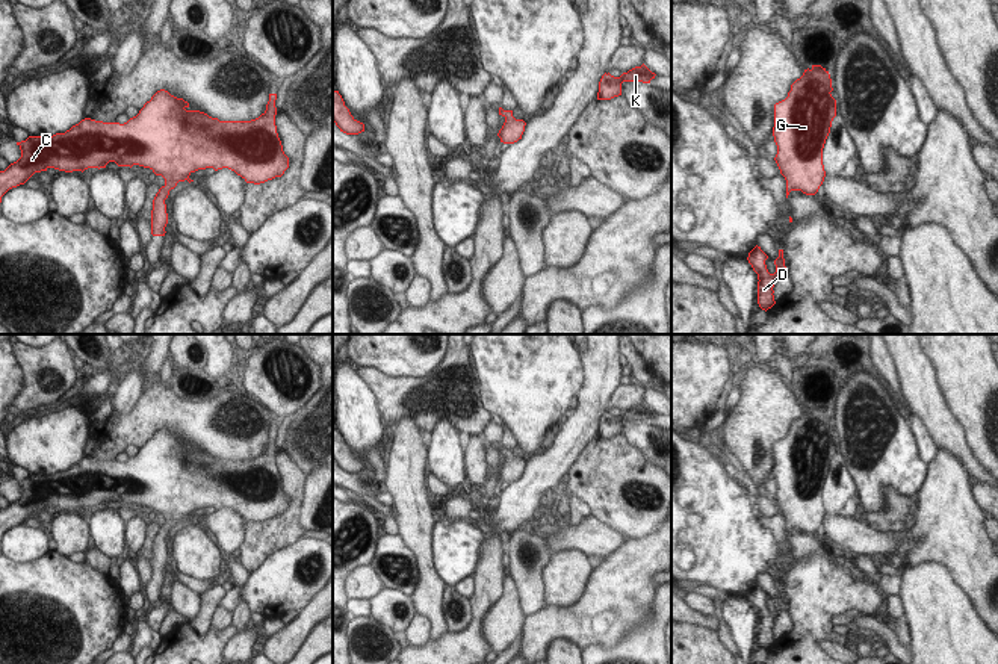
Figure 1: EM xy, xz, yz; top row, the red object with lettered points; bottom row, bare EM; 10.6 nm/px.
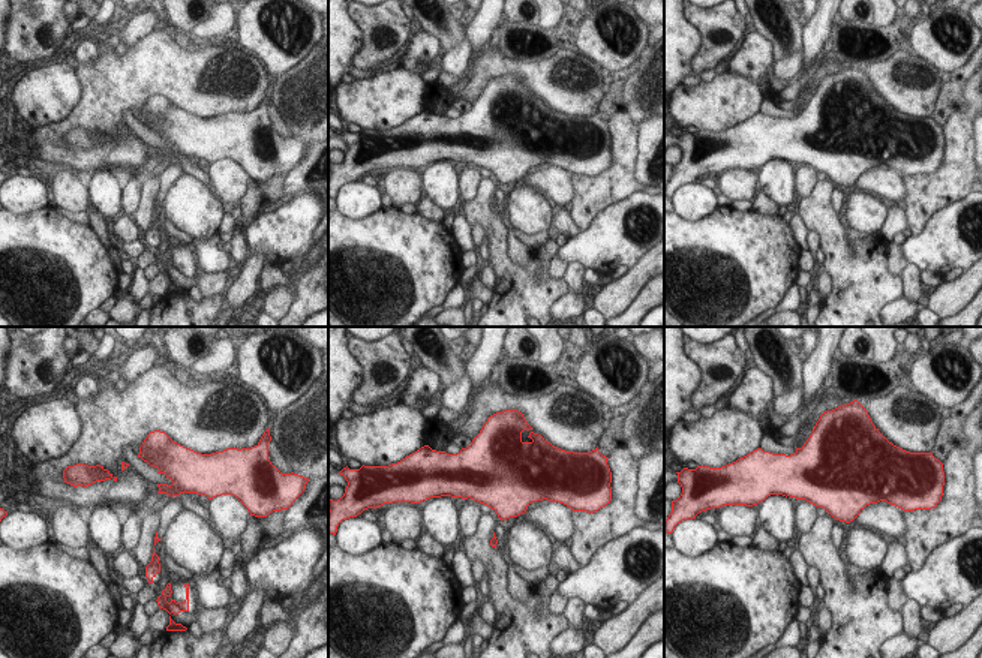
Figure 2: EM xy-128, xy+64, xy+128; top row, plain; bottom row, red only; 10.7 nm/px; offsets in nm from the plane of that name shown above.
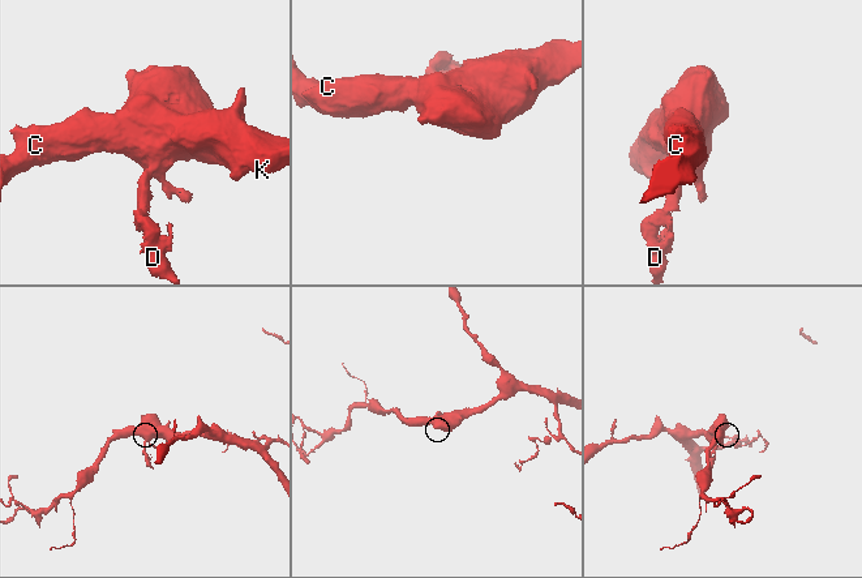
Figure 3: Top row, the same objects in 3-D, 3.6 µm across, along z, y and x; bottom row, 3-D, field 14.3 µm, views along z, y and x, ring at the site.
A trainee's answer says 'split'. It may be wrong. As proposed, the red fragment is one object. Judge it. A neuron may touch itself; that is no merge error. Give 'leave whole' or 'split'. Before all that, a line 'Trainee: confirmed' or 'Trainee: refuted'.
Trainee: refuted
leave whole

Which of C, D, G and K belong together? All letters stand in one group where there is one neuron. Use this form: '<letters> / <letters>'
C D G K

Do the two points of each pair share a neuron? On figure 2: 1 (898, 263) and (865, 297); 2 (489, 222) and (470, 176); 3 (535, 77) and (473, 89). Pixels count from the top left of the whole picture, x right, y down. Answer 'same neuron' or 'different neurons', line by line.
1: different neurons
2: different neurons
3: same neuron

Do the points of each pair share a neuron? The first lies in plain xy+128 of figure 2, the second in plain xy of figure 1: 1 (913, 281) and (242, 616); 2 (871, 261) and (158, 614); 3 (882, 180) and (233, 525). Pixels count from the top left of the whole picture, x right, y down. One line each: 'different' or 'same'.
1: same
2: different
3: same

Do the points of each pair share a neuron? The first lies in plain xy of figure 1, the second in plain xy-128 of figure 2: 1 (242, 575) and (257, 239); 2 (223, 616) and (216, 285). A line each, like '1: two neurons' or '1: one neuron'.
1: two neurons
2: one neuron

